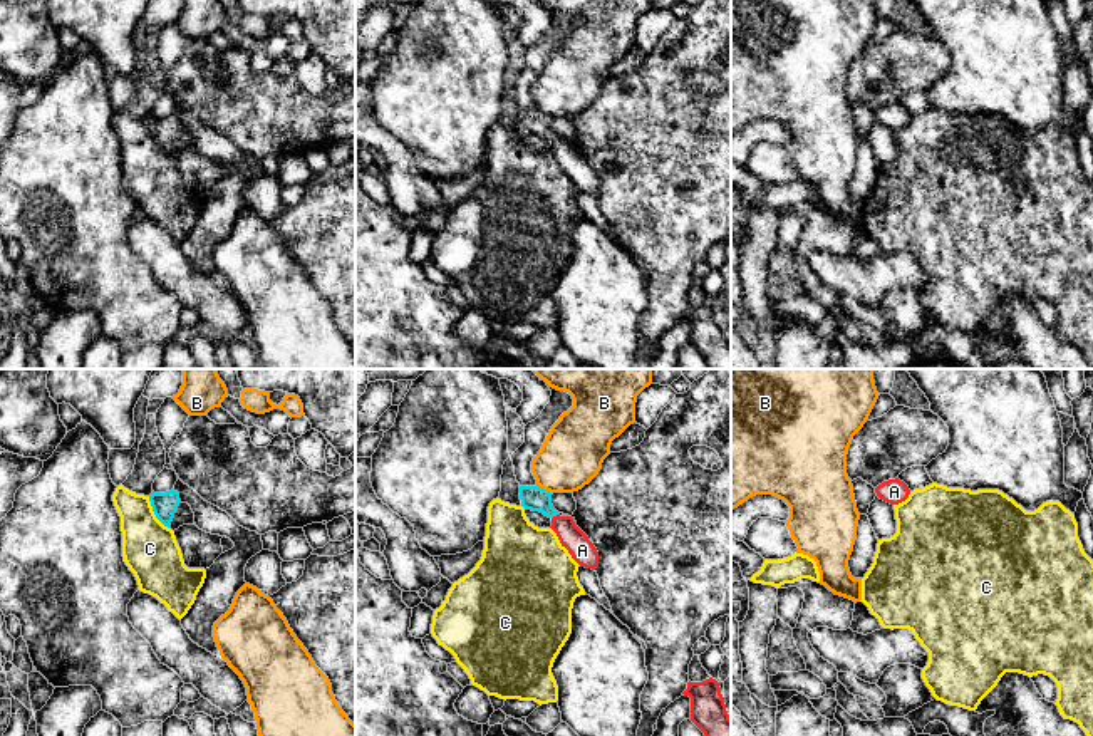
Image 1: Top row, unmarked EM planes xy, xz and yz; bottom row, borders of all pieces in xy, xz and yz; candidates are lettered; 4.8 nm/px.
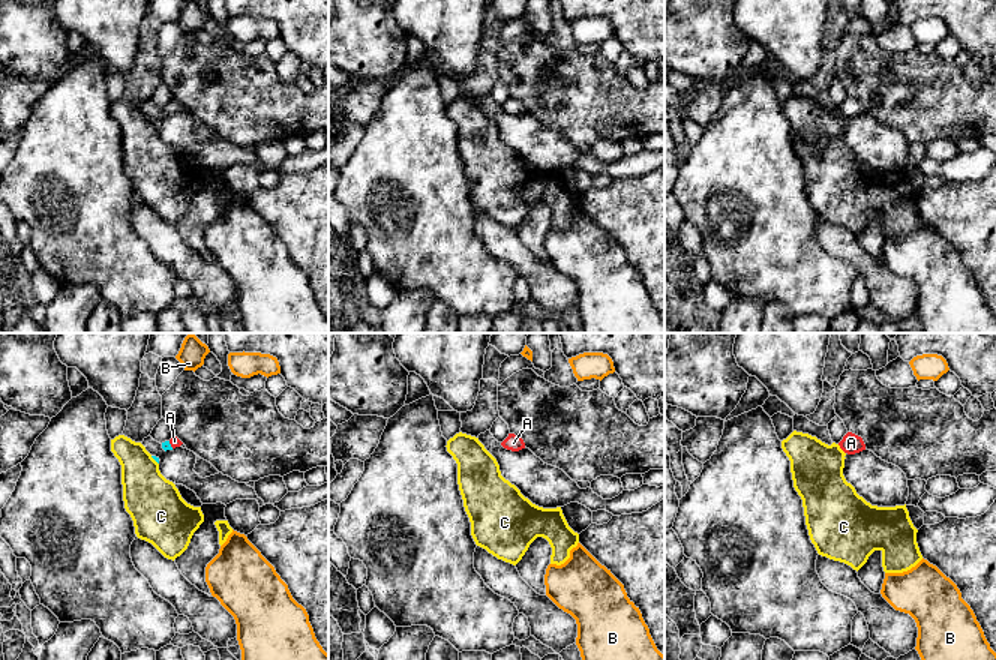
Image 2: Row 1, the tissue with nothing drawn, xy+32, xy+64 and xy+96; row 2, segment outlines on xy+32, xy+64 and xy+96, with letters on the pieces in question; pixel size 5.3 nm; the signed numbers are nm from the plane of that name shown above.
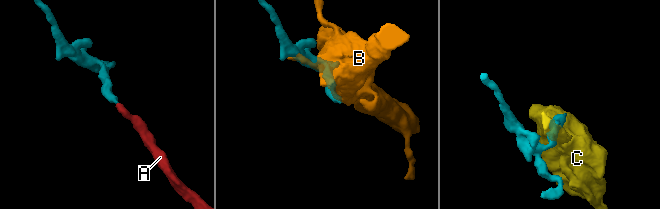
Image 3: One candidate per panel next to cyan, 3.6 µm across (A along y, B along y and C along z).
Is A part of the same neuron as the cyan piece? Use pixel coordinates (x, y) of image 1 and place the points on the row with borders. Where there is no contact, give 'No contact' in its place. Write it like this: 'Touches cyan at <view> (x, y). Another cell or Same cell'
Touches cyan at xz (555, 515). Same cell

